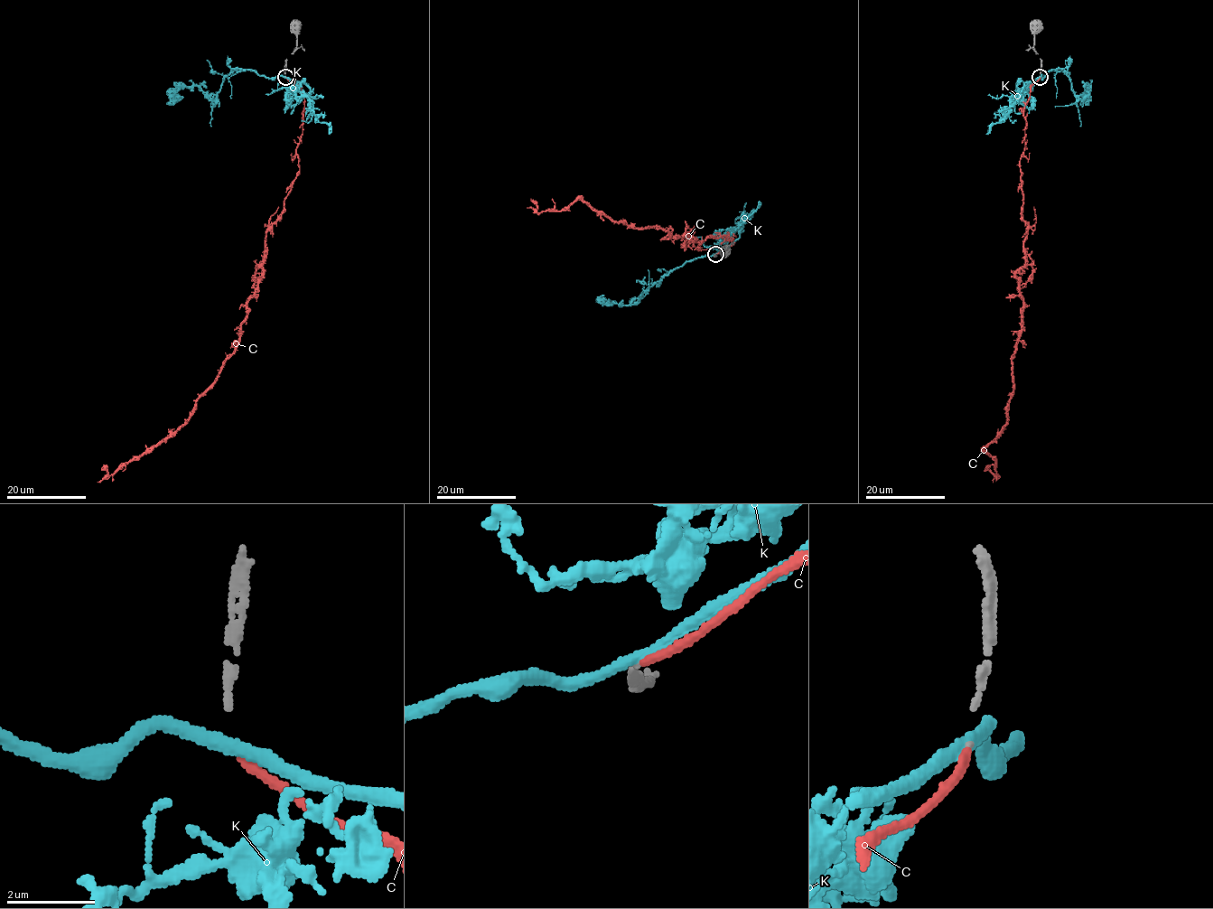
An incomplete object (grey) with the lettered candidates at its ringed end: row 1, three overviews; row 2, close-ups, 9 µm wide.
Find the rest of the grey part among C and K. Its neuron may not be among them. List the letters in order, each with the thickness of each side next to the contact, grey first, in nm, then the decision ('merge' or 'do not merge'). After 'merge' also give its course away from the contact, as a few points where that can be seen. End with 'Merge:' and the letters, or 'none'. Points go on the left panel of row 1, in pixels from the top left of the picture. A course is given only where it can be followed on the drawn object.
C: calibres 60 and 200 nm; merge; course (285, 77), (304, 98), (299, 172), (266, 233), (237, 350), (184, 423), (108, 477), (101, 470)
K: calibres 60 and 280 nm; do not merge
Merge: C

